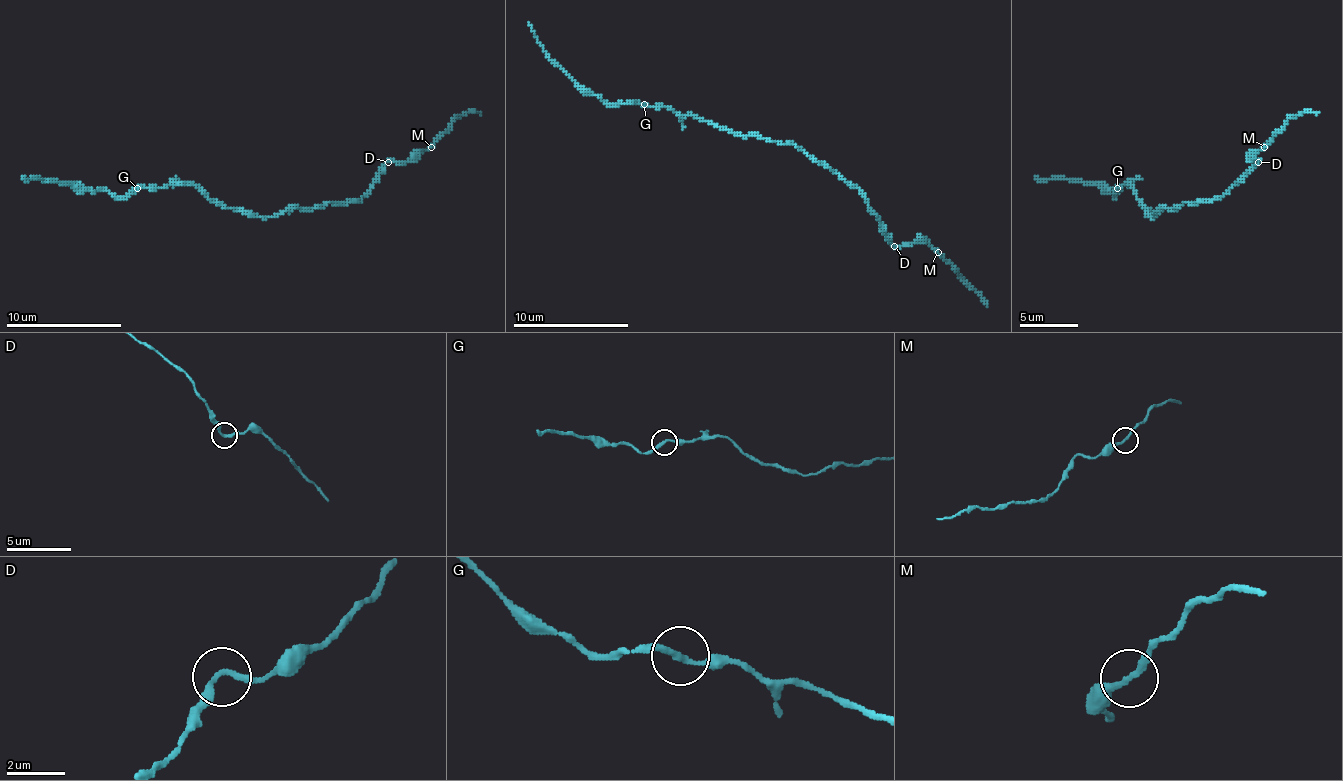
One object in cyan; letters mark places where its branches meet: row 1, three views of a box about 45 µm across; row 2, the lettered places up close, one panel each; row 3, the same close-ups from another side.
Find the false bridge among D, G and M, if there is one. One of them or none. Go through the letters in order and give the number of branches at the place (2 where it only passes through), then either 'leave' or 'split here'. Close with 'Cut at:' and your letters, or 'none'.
D: 2 branches meet; leave
G: 2 branches meet; leave
M: 2 branches meet; leave
Cut at: none

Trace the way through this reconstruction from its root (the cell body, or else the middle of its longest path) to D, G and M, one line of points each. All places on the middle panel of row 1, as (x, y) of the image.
D: (778, 141), (801, 147), (851, 182), (877, 217), (883, 234), (894, 246)
G: (778, 141), (729, 133), (694, 115), (677, 115), (665, 106), (645, 104)
M: (778, 141), (801, 147), (851, 182), (877, 217), (883, 234), (894, 246), (926, 243), (938, 252)

